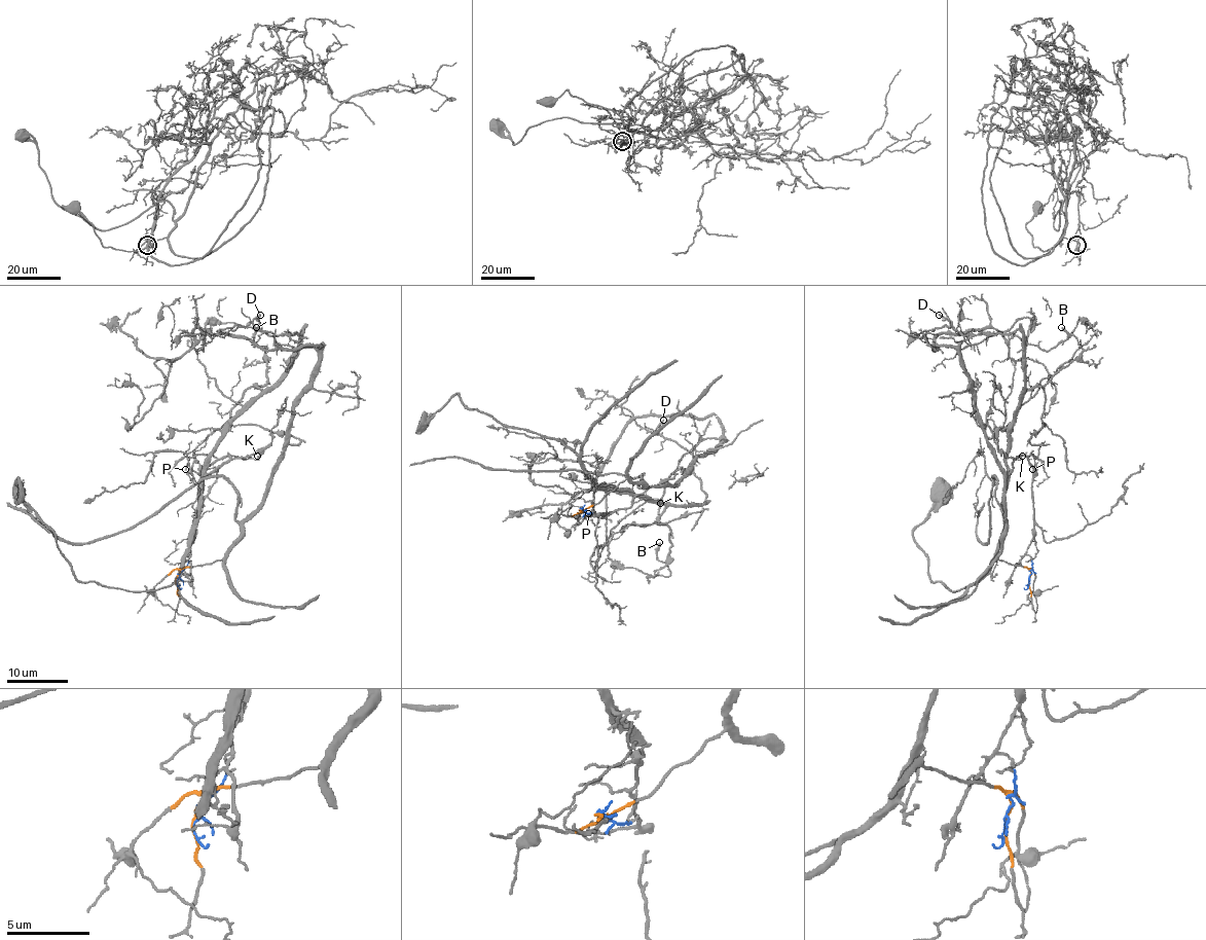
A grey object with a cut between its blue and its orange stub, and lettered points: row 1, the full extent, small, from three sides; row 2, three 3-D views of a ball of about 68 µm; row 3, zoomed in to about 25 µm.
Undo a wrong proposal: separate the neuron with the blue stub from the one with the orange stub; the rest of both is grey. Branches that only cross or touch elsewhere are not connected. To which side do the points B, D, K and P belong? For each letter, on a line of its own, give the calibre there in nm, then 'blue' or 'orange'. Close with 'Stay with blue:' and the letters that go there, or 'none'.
B: 280 nm | blue
D: 180 nm | blue
K: 140 nm | blue
P: 120 nm | blue
Stay with blue: B, D, K, P

